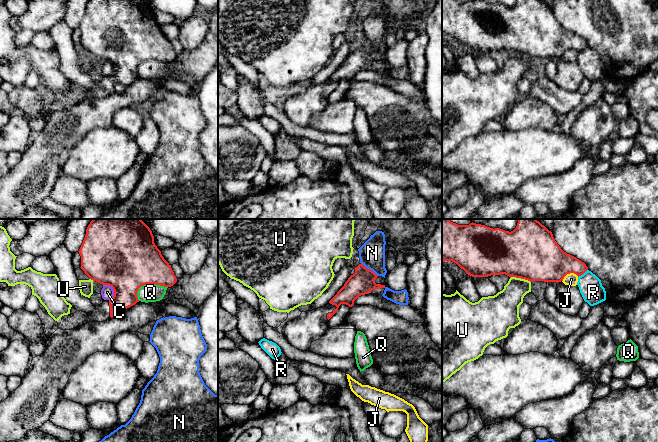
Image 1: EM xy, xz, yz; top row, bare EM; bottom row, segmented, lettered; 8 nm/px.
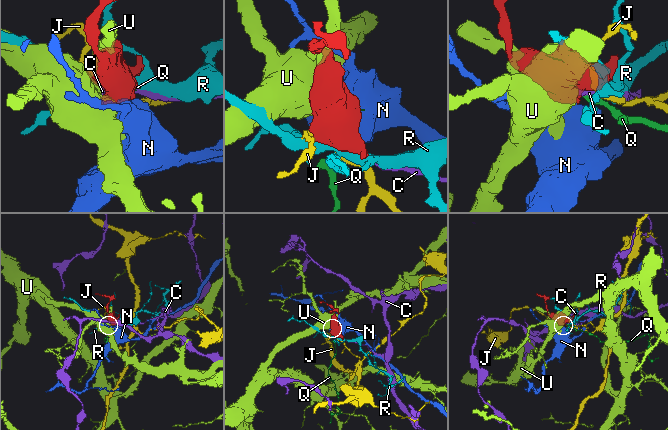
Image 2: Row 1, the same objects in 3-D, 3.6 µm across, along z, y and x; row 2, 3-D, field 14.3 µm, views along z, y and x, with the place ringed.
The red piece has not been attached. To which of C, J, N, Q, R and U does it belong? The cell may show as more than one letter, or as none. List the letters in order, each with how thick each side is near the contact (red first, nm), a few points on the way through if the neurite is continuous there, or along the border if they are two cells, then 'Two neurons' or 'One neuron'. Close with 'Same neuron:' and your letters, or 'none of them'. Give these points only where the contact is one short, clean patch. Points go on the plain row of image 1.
C: Thickness 480 nm (red) against 110 nm. Two neurons
J: Thickness 360 nm (red) against 100 nm. Two neurons
N: Thickness 190 nm (red) against 200 nm. Two neurons
Q: Thickness 500 nm (red) against 140 nm. Two neurons
R: Thickness 280 nm (red) against 190 nm. Two neurons
U: Thickness 440 nm (red) against 220 nm. Two neurons
Same neuron: none of them

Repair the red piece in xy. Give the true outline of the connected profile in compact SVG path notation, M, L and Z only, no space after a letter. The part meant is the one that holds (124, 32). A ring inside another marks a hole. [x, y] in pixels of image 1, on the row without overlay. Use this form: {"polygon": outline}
{"polygon": "M89 0L78 28L84 49L114 66L111 76L87 89L90 98L107 97L116 83L135 81L139 64L146 60L171 63L177 58L146 0Z"}

